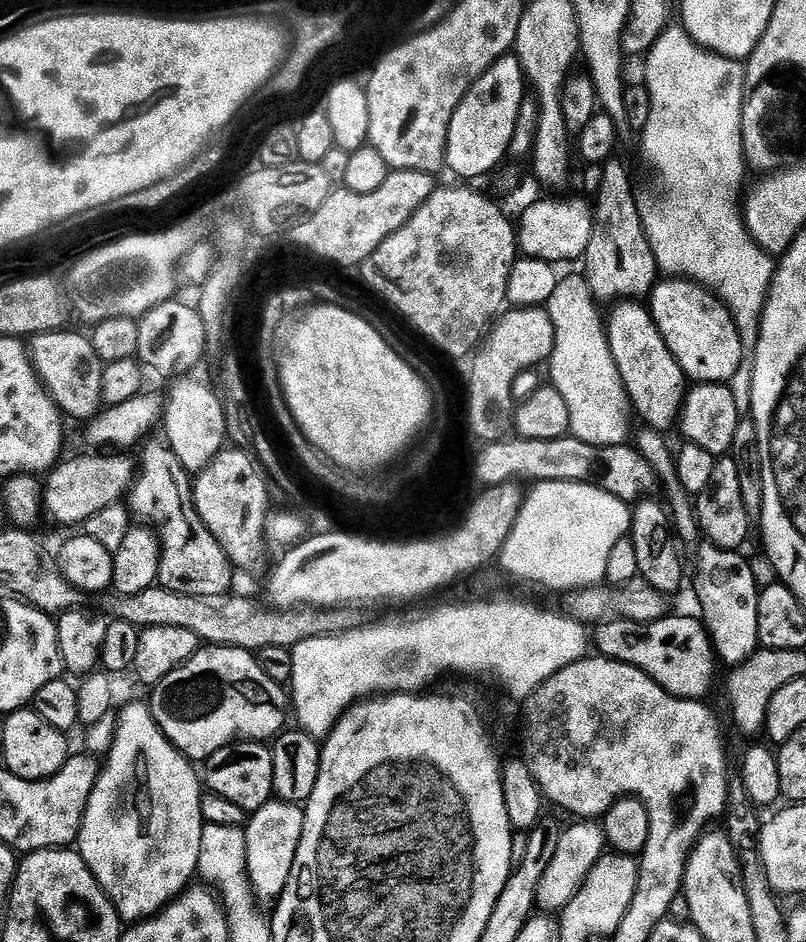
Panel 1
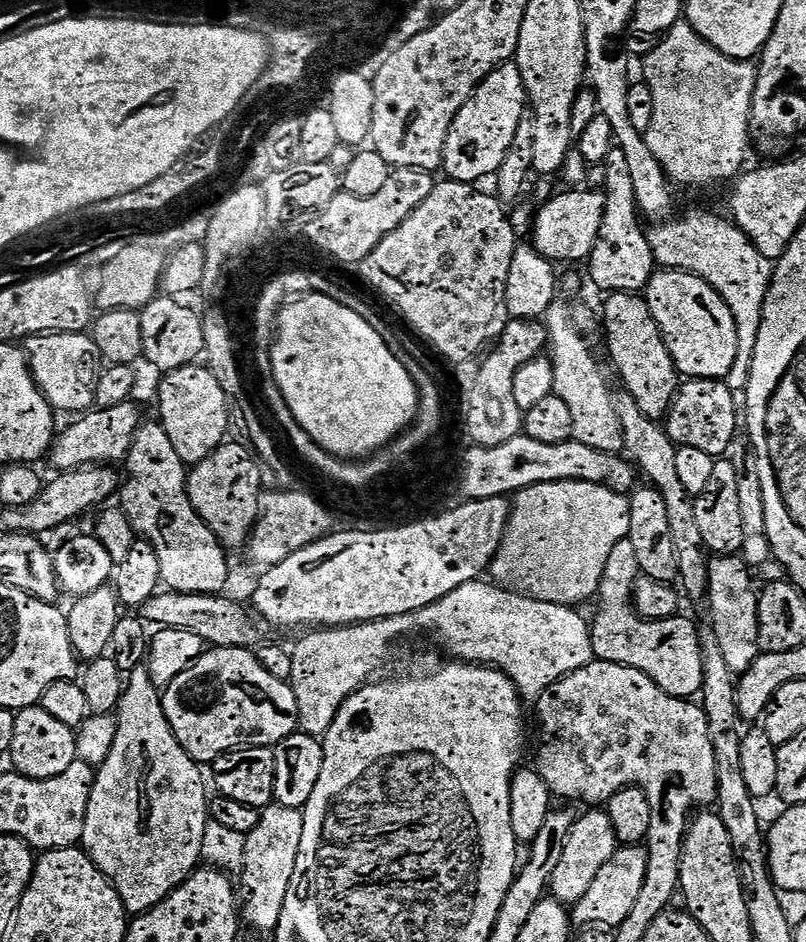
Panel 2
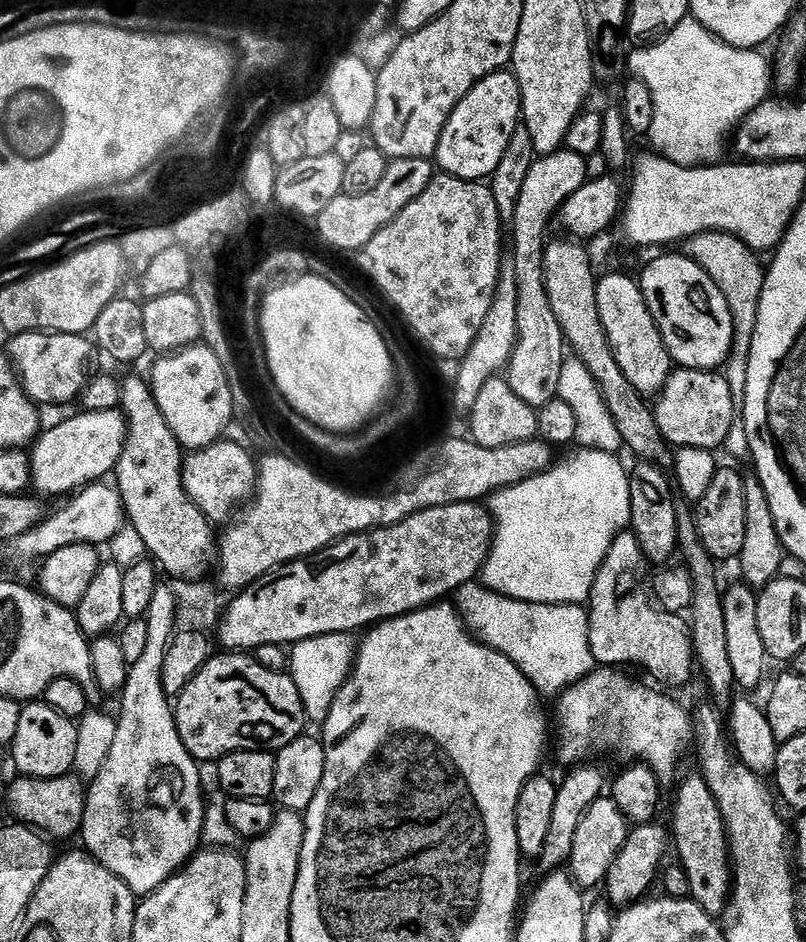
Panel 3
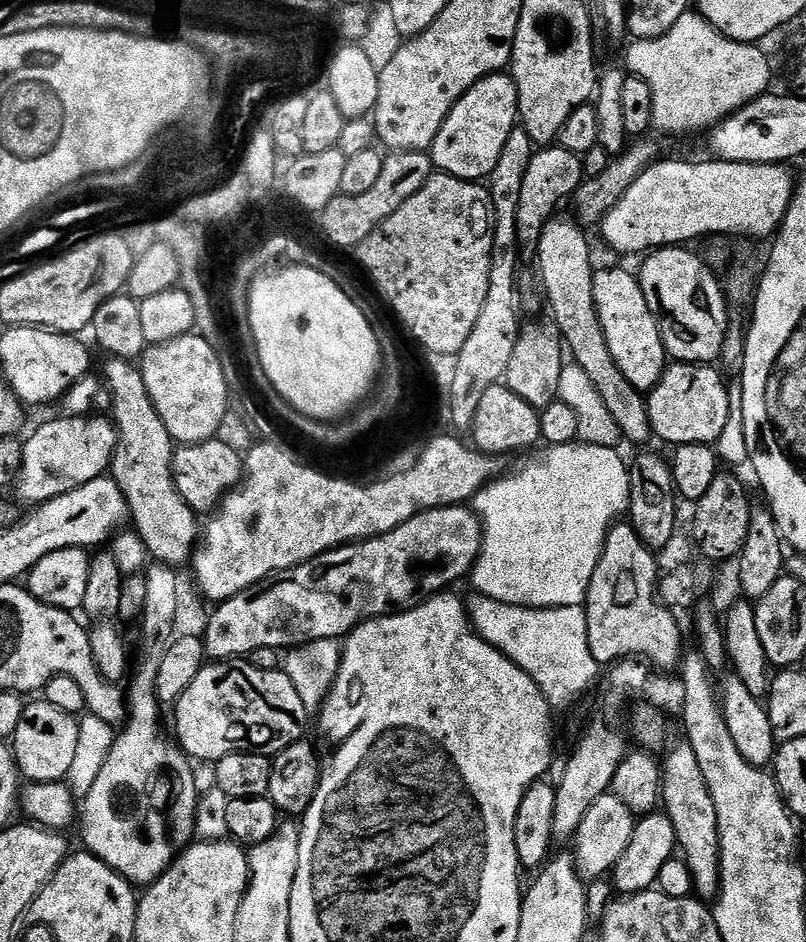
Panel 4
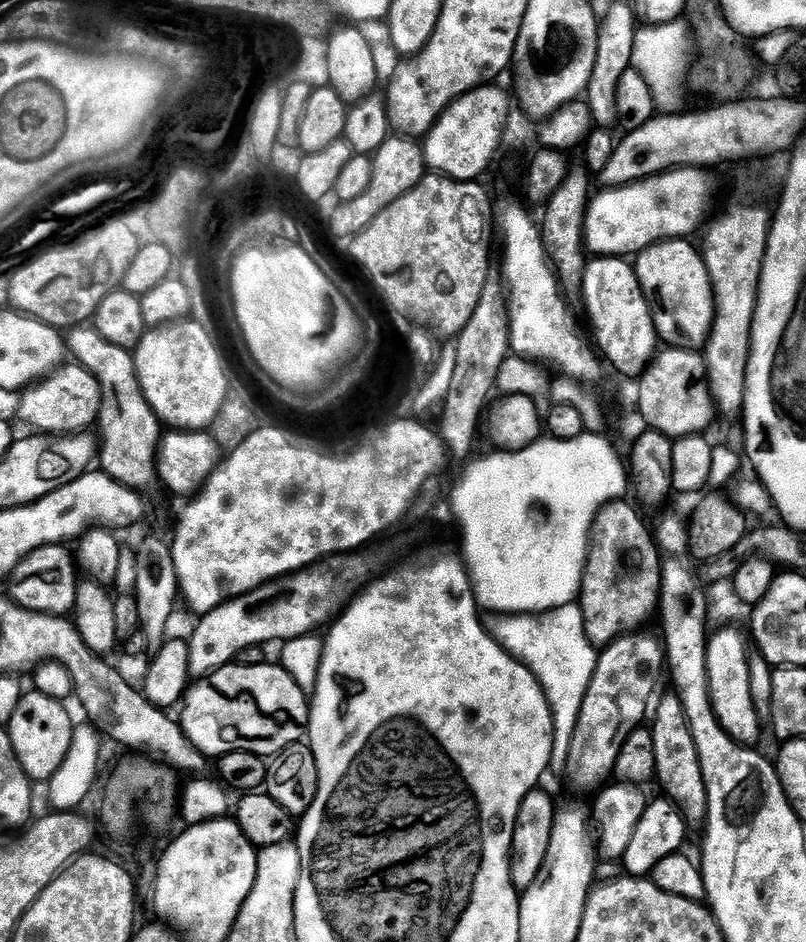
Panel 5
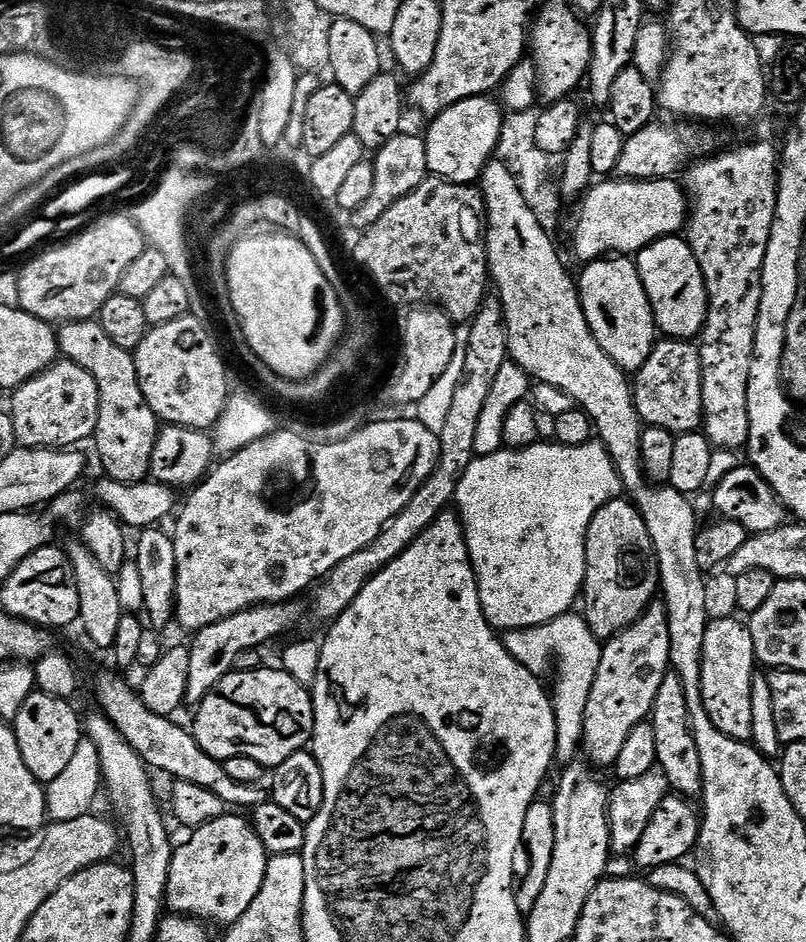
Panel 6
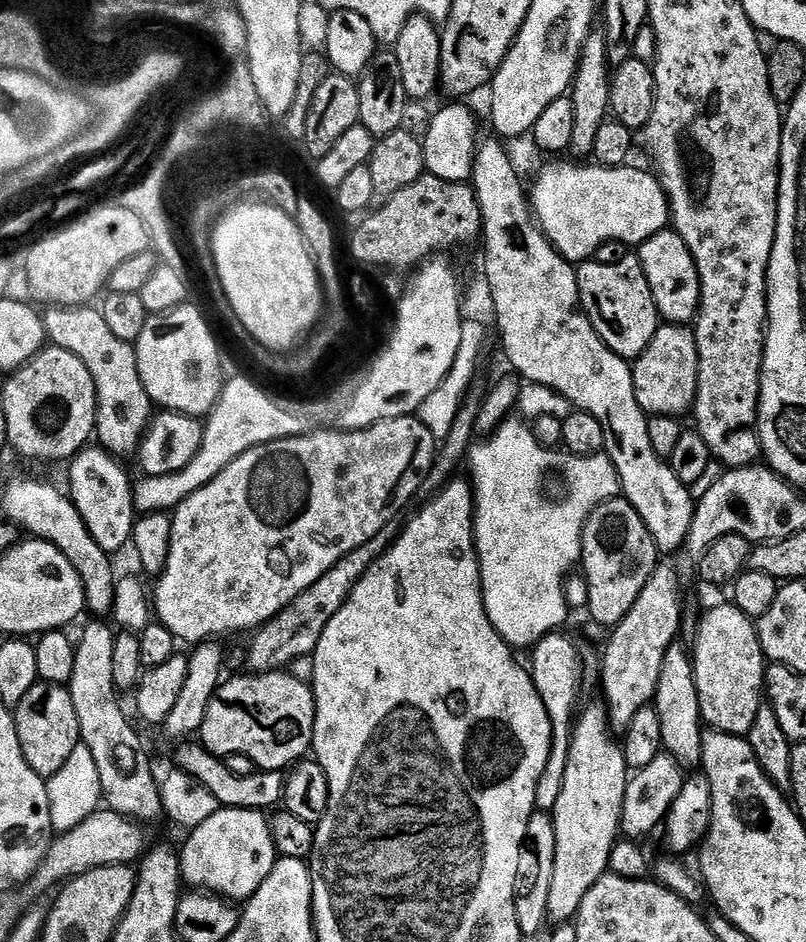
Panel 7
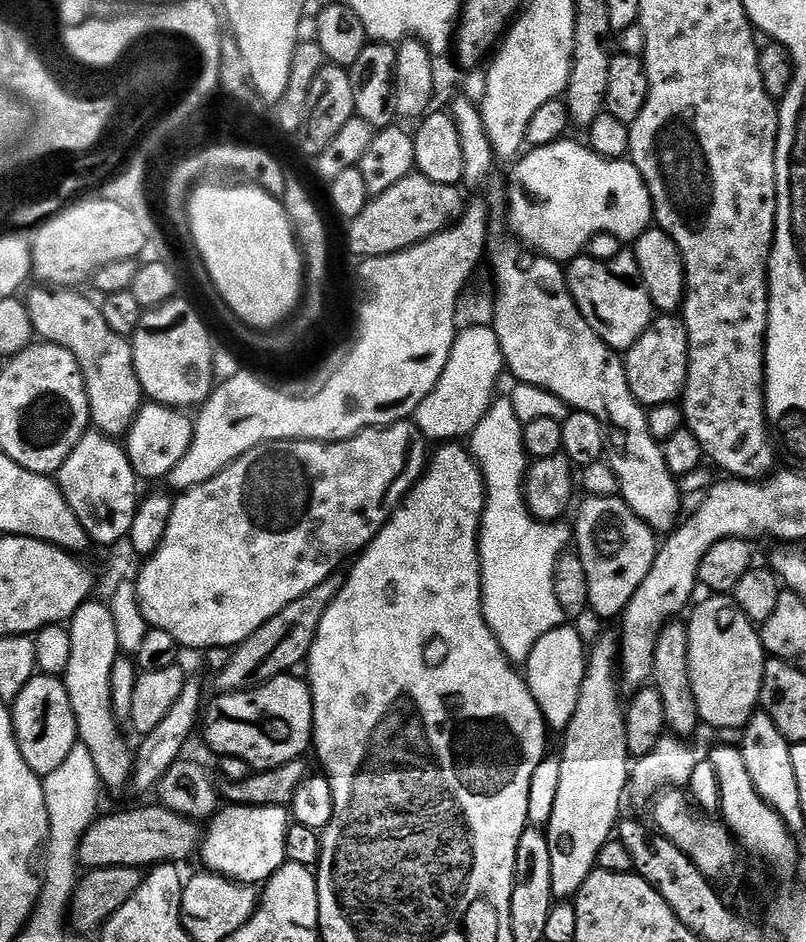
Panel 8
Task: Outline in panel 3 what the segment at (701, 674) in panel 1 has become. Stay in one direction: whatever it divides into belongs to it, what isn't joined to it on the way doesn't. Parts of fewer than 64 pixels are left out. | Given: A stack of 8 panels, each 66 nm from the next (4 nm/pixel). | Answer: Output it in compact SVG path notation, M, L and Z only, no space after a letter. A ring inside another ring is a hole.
M631 531L621 532L613 541L612 548L609 549L604 561L600 563L596 575L592 577L592 594L586 604L588 642L593 661L597 665L624 666L620 664L629 664L632 668L641 668L649 676L647 679L653 685L664 690L672 690L668 688L680 688L683 684L691 682L692 672L694 676L692 634L683 615L672 615L661 611L660 608L650 603L649 593L647 591L644 593L640 589L640 584L636 581L636 575L639 574L640 567L645 567L645 564L646 561L644 555L640 552L636 537L632 535Z

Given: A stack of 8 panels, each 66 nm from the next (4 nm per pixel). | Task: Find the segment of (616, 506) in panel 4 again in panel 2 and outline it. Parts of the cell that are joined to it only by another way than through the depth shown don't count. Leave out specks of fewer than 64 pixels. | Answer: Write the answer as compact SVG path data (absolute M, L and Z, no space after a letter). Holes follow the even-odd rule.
M563 480L553 484L536 484L523 492L515 493L514 500L516 505L508 516L508 530L496 559L490 565L491 579L525 596L536 596L538 592L540 600L551 604L576 606L583 596L588 596L591 592L593 595L600 587L604 567L612 559L613 550L627 541L630 530L627 499L619 492L611 492L602 484ZM536 580L544 583L540 592L536 590Z

